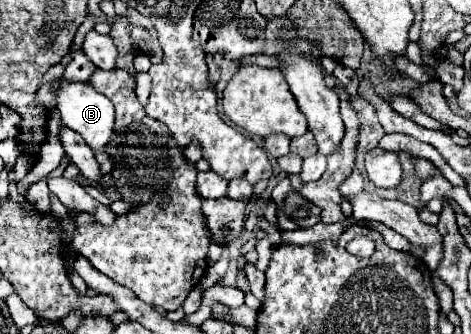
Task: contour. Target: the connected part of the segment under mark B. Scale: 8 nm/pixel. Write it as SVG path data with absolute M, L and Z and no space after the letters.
M57 78L57 82L53 82L51 92L55 98L55 106L61 114L61 122L71 130L79 132L93 150L103 150L105 144L109 142L109 136L113 134L113 122L115 122L115 110L109 98L99 94L87 82L69 82L65 78Z

